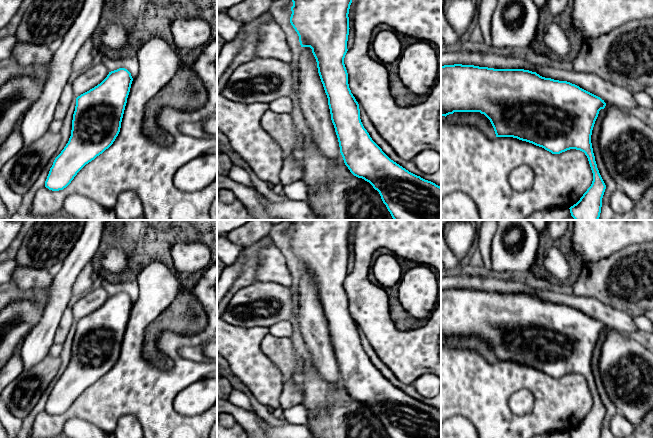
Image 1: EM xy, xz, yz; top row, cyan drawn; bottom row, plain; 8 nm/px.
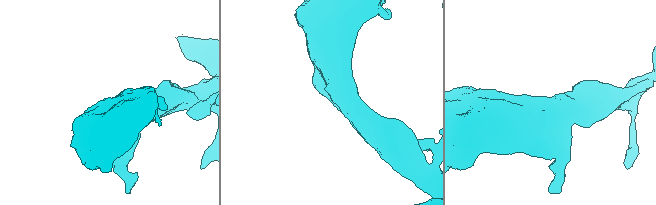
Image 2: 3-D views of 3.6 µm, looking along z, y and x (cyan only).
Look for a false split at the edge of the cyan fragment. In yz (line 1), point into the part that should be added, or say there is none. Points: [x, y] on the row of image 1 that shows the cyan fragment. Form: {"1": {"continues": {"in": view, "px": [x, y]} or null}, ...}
{"1": {"continues": null}}

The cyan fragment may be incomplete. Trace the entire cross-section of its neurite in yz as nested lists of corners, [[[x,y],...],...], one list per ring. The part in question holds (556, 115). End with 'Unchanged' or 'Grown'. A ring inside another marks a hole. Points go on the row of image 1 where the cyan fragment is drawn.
[[[462,64],[441,66],[441,116],[454,112],[480,112],[490,120],[496,137],[517,138],[552,154],[570,149],[585,153],[593,181],[580,200],[569,208],[575,220],[598,220],[600,217],[606,185],[597,168],[591,135],[599,111],[605,106],[600,97],[575,84],[545,78],[529,70]]]. Unchanged

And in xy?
[[[119,68],[76,98],[71,136],[50,168],[46,188],[63,190],[86,164],[113,144],[120,132],[132,81],[131,73]]]. Unchanged

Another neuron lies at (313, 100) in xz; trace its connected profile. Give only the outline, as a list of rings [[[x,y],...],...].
[[[302,47],[301,50],[295,95],[307,123],[306,130],[317,150],[328,158],[337,157],[340,154],[339,142],[331,120],[328,98],[310,47]]]

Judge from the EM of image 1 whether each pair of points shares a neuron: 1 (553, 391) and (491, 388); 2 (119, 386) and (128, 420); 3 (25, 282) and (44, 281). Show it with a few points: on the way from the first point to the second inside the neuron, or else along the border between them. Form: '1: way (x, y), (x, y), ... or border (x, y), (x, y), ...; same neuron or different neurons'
1: way (538, 383), (506, 382); same neuron
2: border (115, 423), (123, 415), (133, 414), (142, 427); different neurons
3: way (30, 281), (39, 281); same neuron

